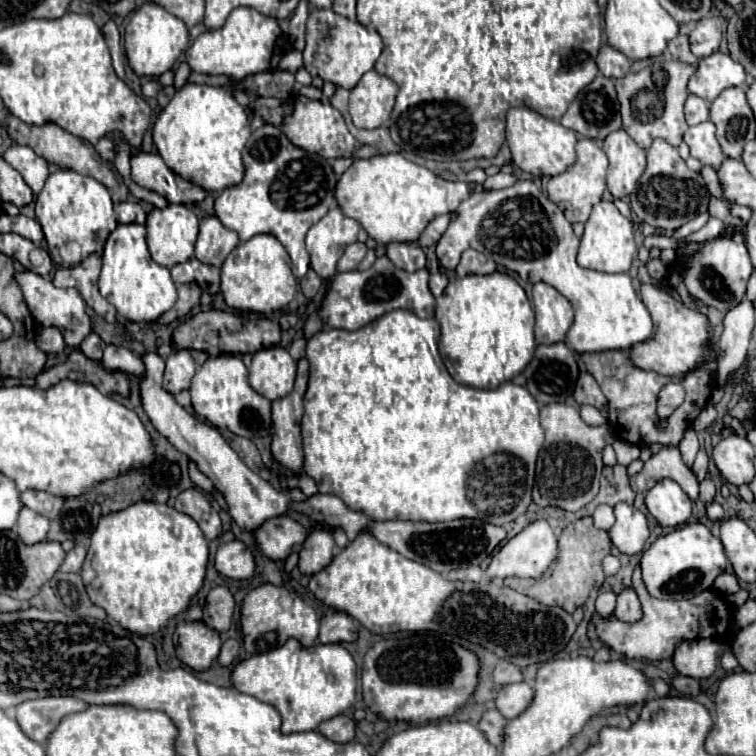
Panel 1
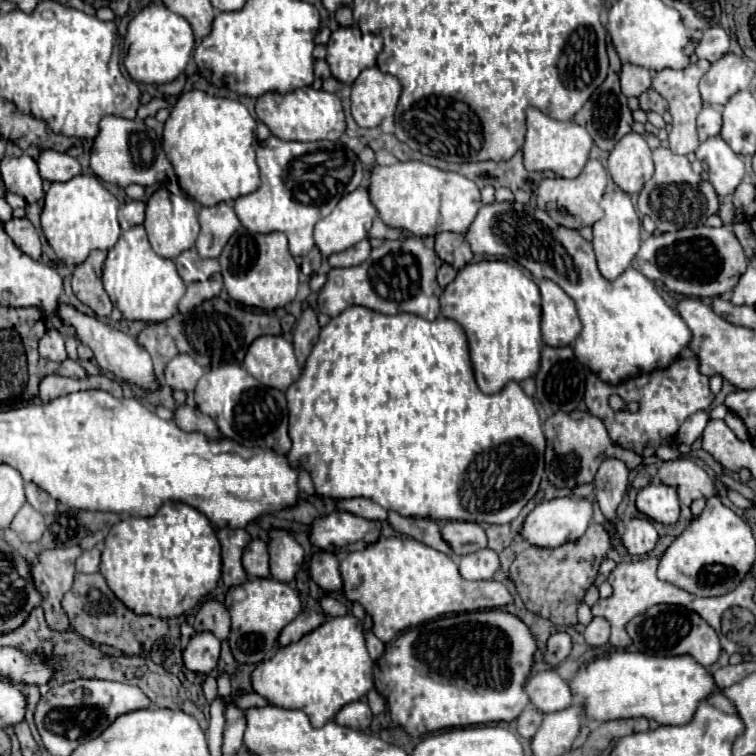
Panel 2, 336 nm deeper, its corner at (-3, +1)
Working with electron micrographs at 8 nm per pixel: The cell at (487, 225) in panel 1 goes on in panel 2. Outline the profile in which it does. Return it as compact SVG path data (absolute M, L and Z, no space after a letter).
M492 202L482 206L466 238L476 256L514 258L534 278L556 282L576 302L584 328L574 342L574 354L606 382L618 384L630 376L664 368L690 342L690 328L662 300L662 288L634 268L628 268L614 282L606 280L598 272L592 244L578 230L556 224L548 212L530 202Z

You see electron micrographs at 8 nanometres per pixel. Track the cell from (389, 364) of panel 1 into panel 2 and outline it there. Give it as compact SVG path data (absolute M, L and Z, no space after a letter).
M350 306L320 330L320 338L306 360L306 368L300 380L286 390L286 398L288 398L290 438L292 438L292 450L288 452L288 462L290 466L304 468L312 476L314 488L320 496L328 496L334 500L362 496L374 500L384 510L392 510L402 516L414 516L414 518L420 516L432 520L470 520L480 524L508 524L538 492L538 484L544 474L546 438L532 398L528 398L516 382L508 382L508 386L504 386L504 390L500 390L498 394L480 392L472 374L466 334L462 326L450 318L436 318L430 322L416 314L402 312L386 316L368 310L364 306Z

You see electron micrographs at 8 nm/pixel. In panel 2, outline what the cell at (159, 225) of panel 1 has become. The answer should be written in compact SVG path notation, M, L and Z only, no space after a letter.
M158 188L150 200L146 202L146 220L144 228L148 232L148 240L154 252L162 258L176 258L184 250L190 250L198 238L200 224L198 224L198 208L188 196L176 196L166 188Z

